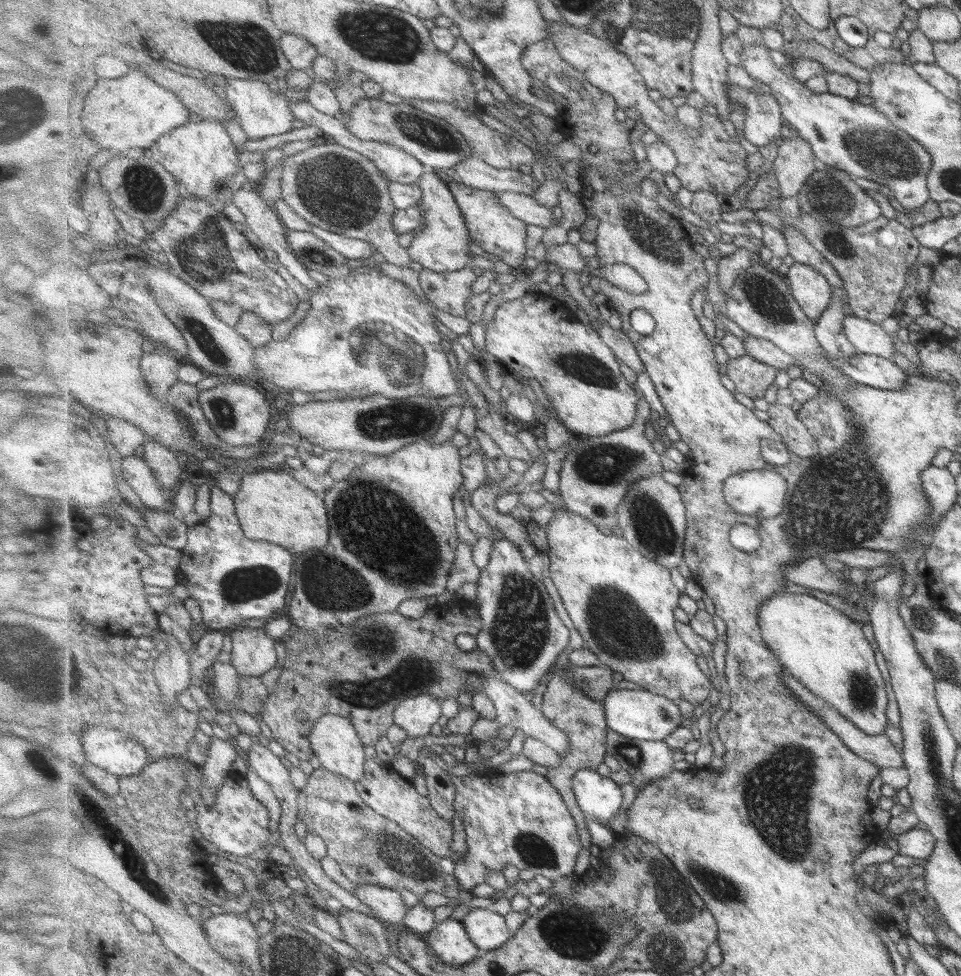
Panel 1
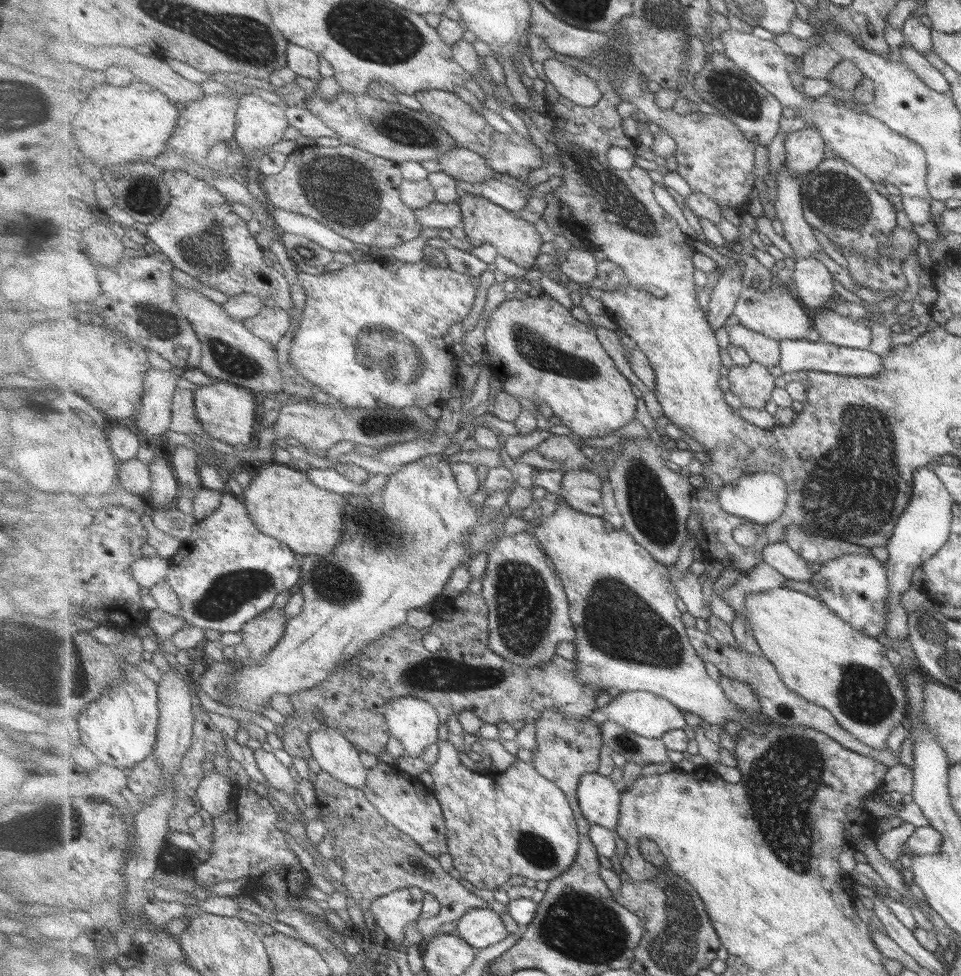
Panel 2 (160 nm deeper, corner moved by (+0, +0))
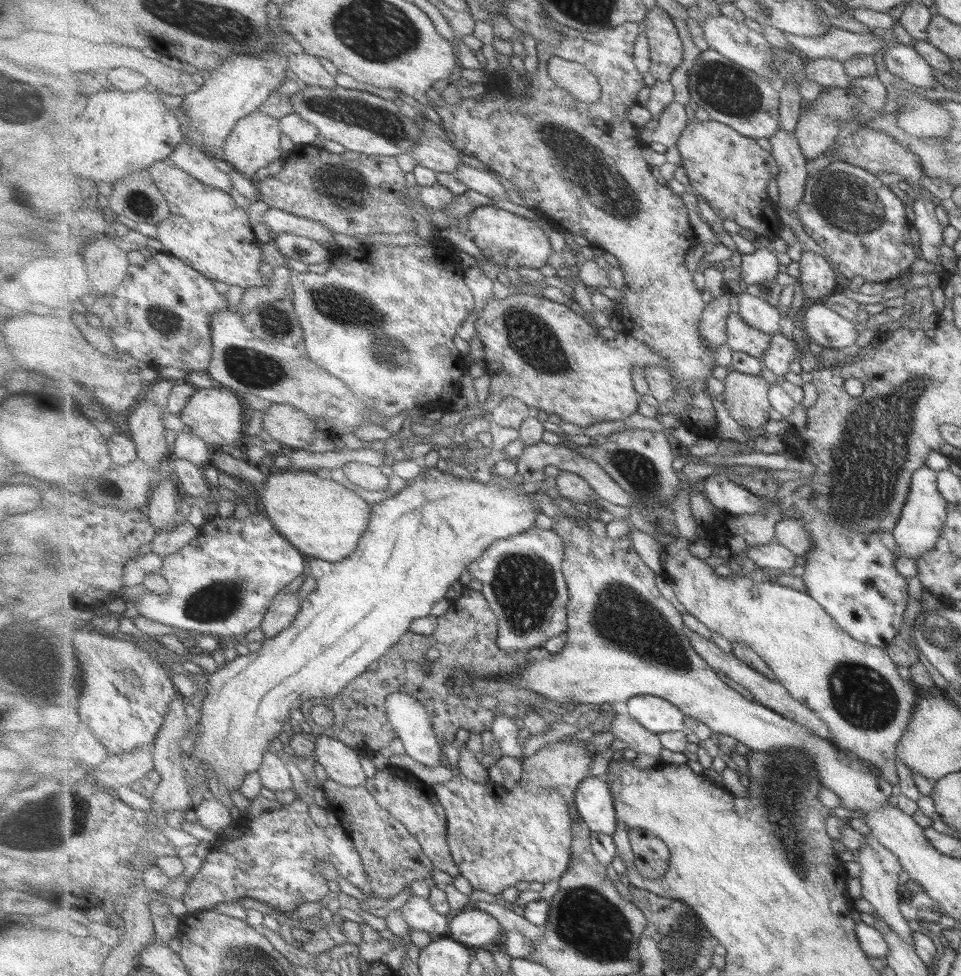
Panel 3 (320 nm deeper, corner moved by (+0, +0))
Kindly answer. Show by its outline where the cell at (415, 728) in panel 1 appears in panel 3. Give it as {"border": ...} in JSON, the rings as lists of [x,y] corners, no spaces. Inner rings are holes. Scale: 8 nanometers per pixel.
{"border":[[[393,692],[387,697],[386,709],[406,754],[427,767],[439,766],[443,750],[425,705],[410,694]]]}

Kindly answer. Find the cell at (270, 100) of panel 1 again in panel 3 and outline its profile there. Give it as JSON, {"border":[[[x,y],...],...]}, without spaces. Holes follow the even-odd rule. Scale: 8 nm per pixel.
{"border":[[[256,110],[249,116],[242,118],[223,145],[224,162],[246,177],[256,179],[258,171],[270,166],[277,159],[282,158],[280,119],[267,116]]]}

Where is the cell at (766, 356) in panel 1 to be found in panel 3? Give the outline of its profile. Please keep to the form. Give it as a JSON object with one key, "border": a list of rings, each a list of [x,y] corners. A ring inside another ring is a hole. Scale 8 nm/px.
{"border":[[[735,312],[731,314],[727,327],[726,344],[733,352],[747,353],[761,359],[771,348],[772,336],[753,328]]]}

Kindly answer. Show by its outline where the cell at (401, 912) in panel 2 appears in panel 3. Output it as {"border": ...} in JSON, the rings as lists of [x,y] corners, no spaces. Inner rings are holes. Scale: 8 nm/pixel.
{"border":[[[411,895],[401,907],[401,921],[407,927],[433,934],[435,940],[448,936],[452,916],[437,912],[428,899]]]}

